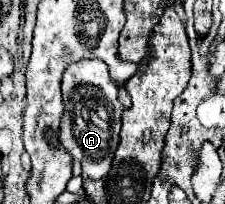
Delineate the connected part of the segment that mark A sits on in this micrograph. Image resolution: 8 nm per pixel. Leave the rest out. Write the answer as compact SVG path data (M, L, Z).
M83 60L65 70L61 84L65 114L61 118L59 140L71 158L81 162L83 178L99 180L105 178L111 170L111 162L119 146L123 114L123 106L117 102L119 88L121 84L109 76L109 68L101 60Z

